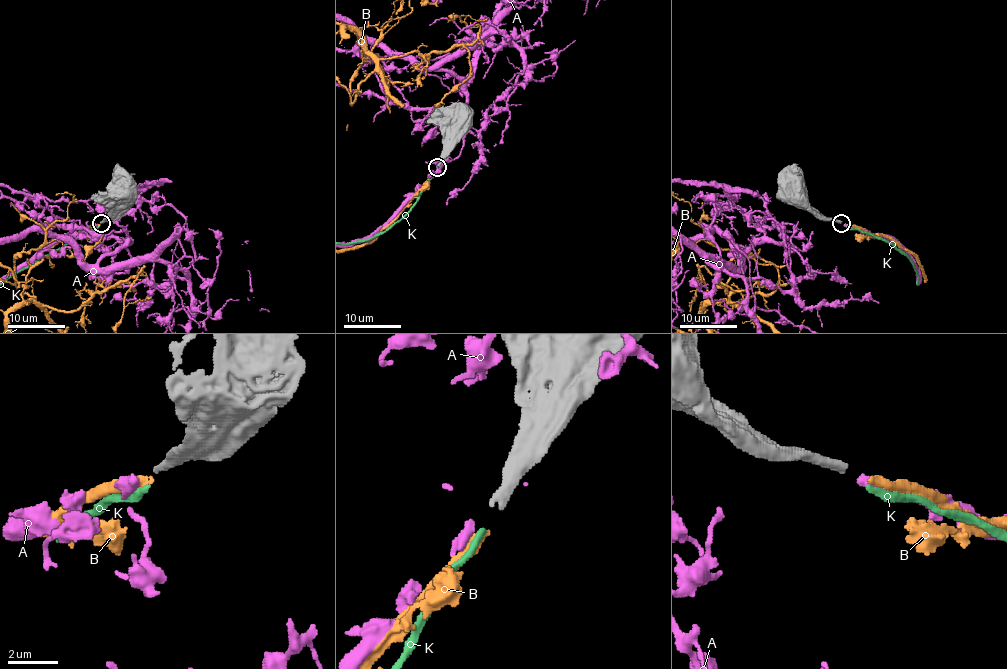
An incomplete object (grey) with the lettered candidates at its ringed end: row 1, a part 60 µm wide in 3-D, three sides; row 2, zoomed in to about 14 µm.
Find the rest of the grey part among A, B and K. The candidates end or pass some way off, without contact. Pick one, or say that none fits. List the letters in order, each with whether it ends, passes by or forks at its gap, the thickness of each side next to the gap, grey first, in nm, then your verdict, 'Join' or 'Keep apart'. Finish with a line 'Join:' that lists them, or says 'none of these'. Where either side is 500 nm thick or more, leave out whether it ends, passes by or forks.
A: It ends there. Thickness 360 nm (grey) against 400 nm. Keep apart
B: It ends there. Thickness 360 nm (grey) against 320 nm. Join
K: It ends there. Thickness 360 nm (grey) against 260 nm. Keep apart
Join: B

